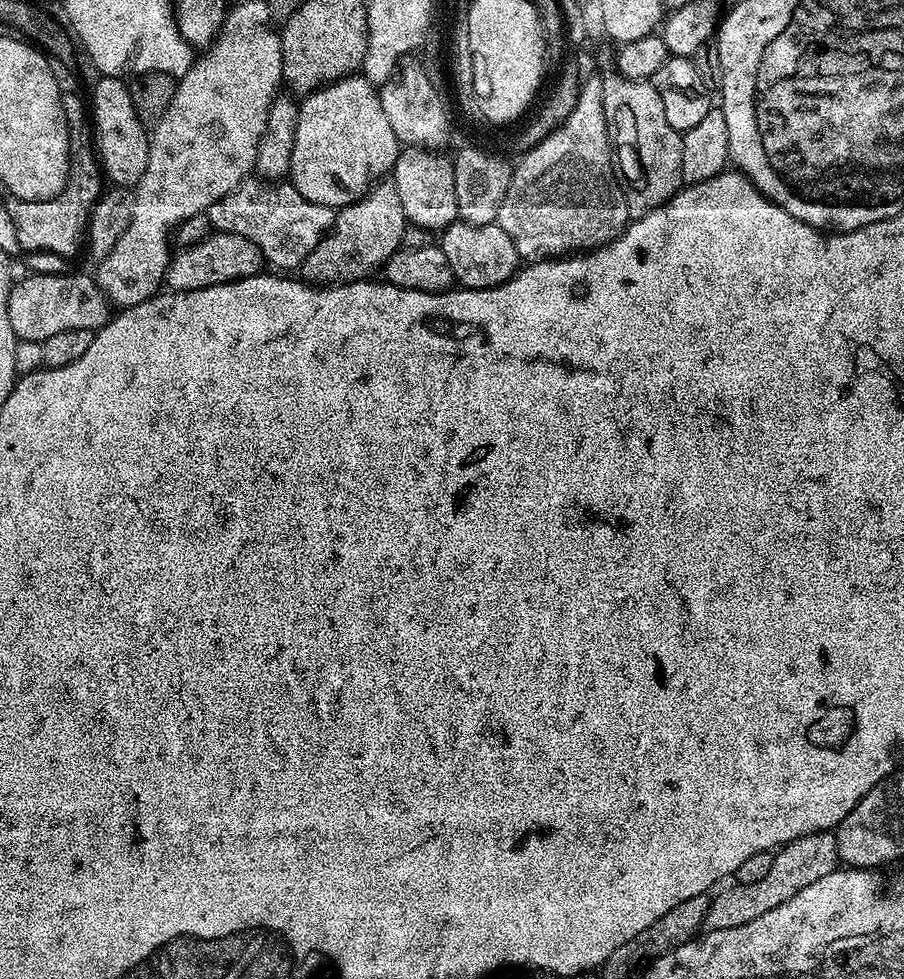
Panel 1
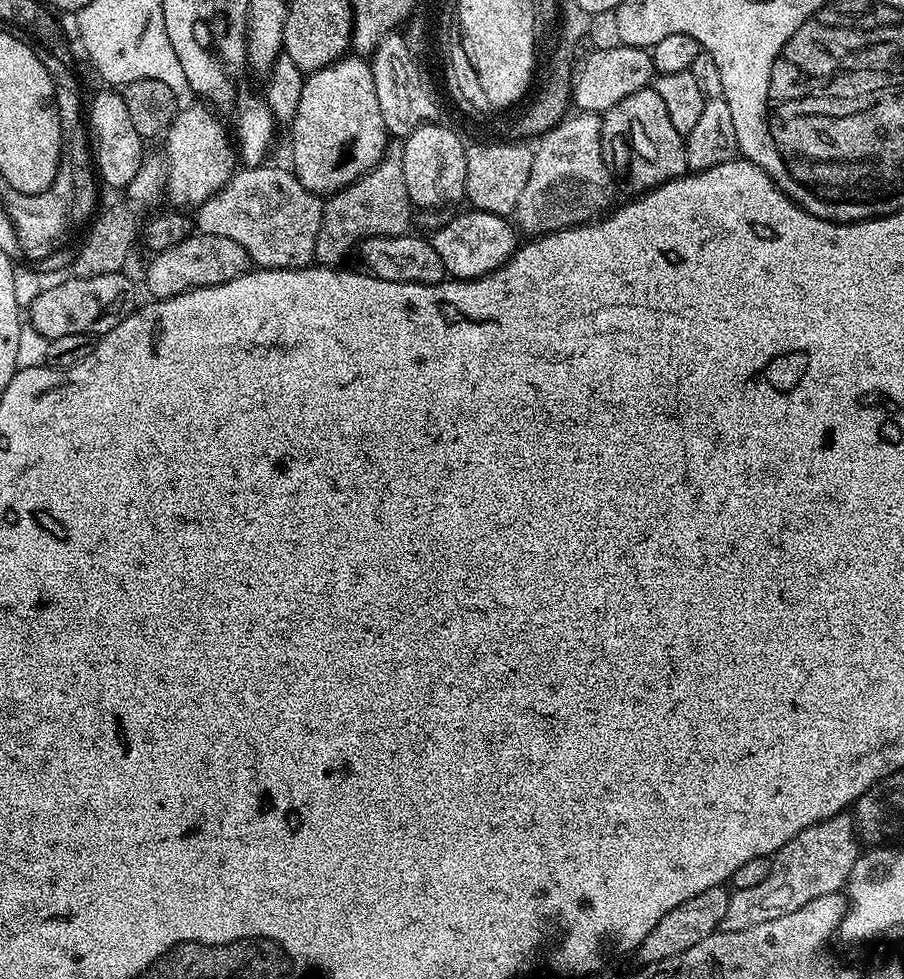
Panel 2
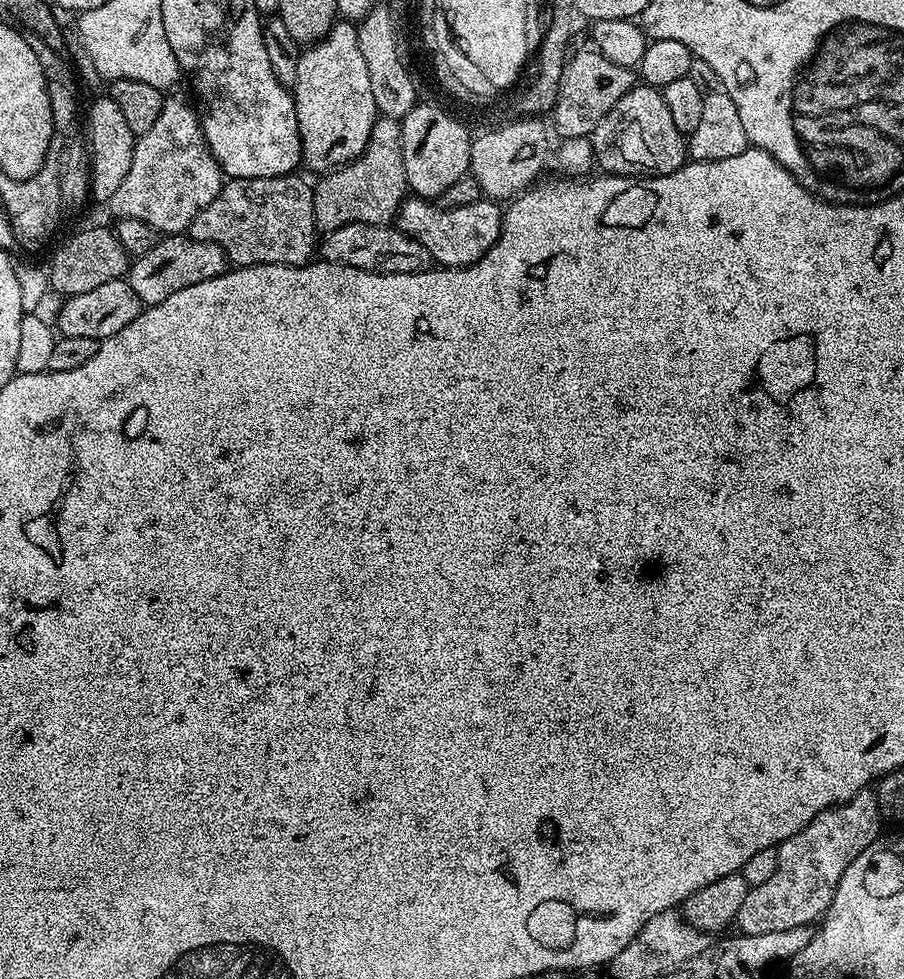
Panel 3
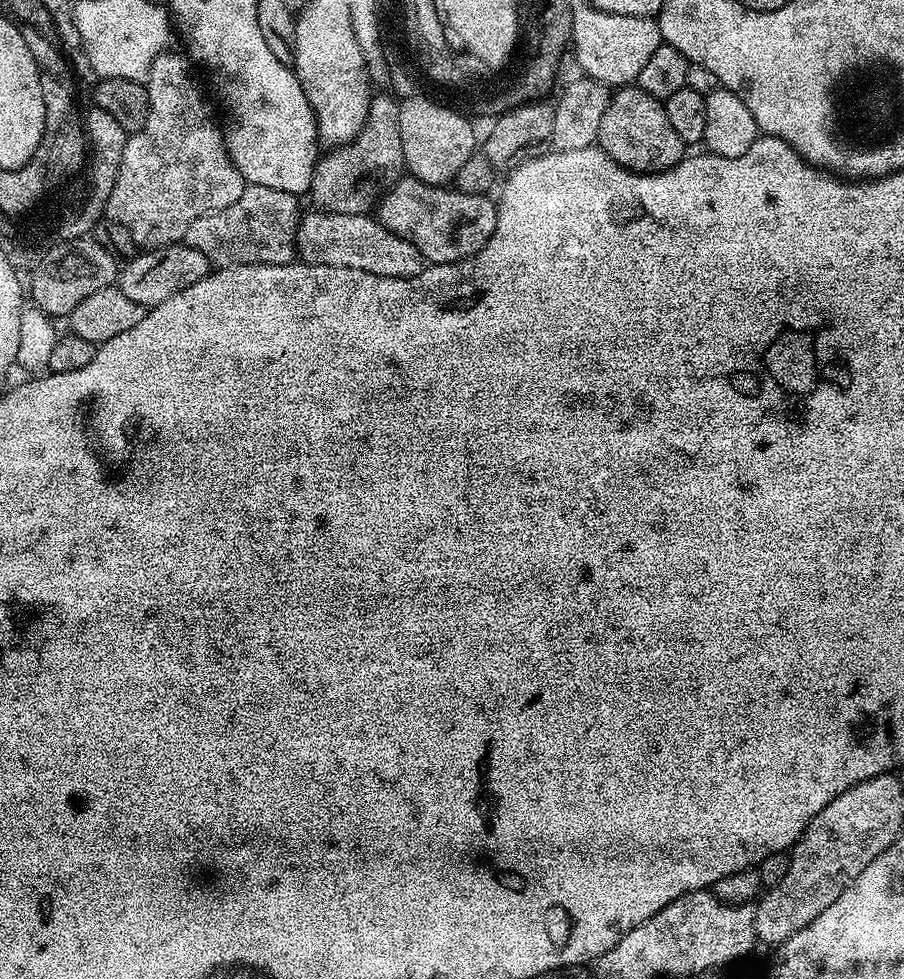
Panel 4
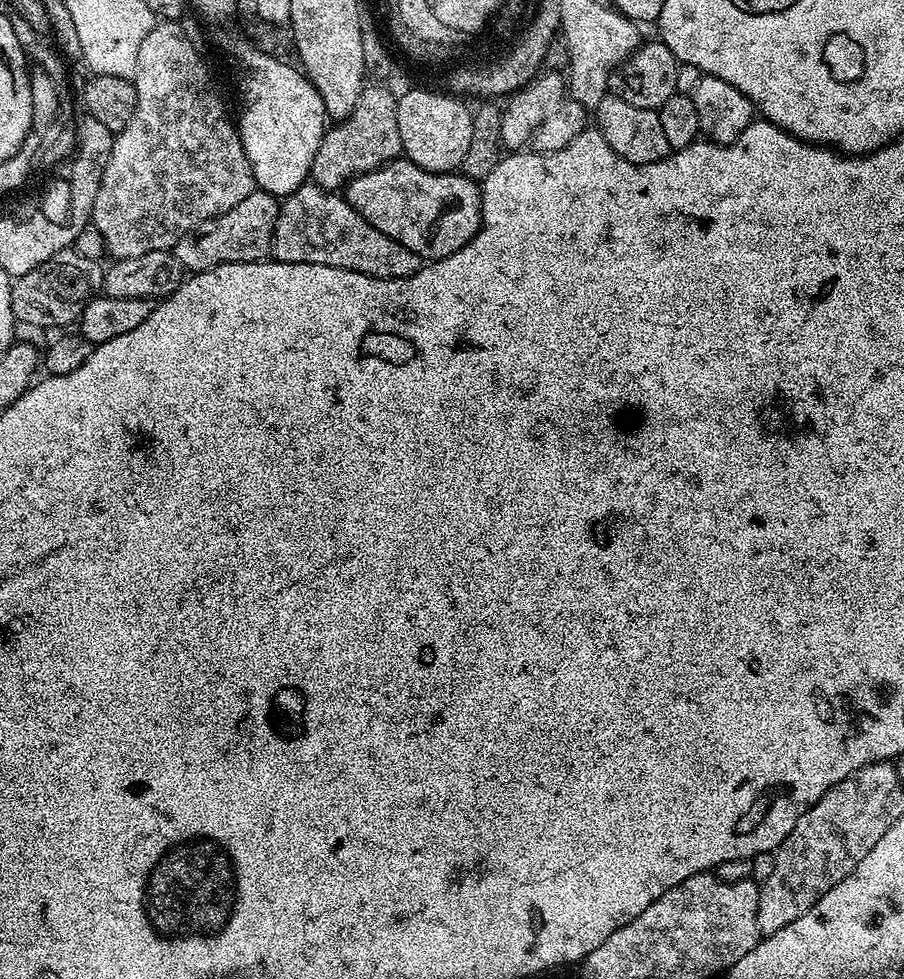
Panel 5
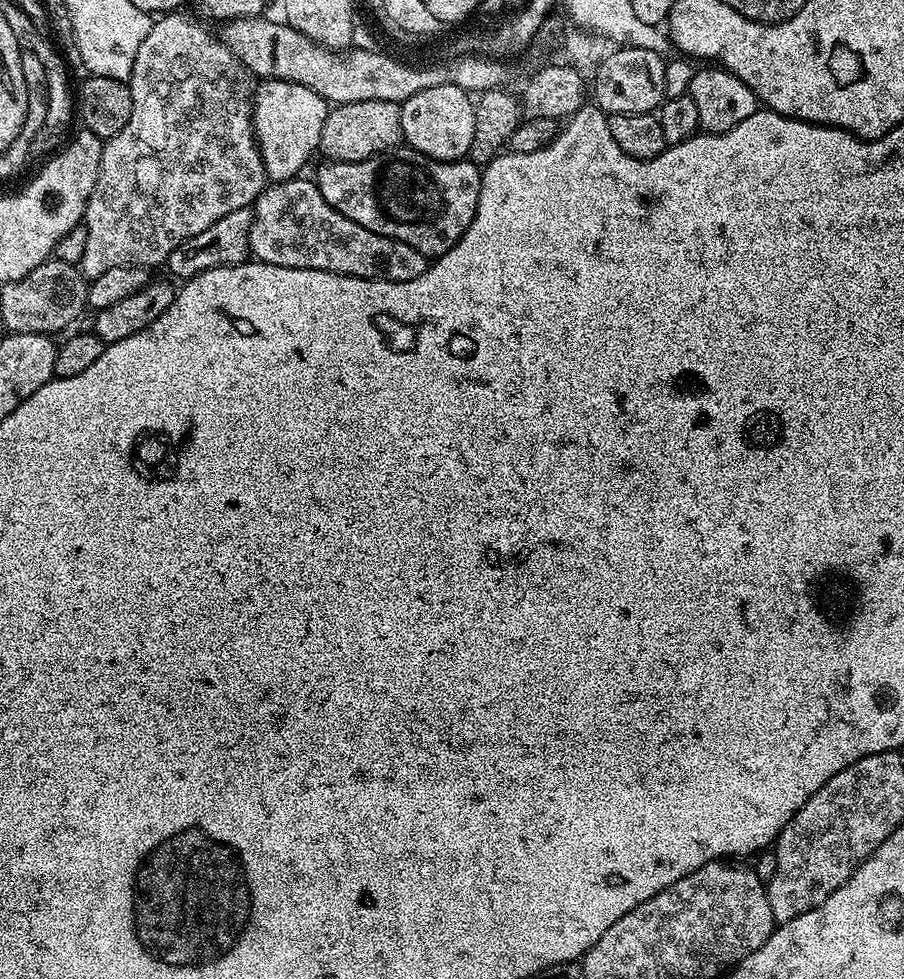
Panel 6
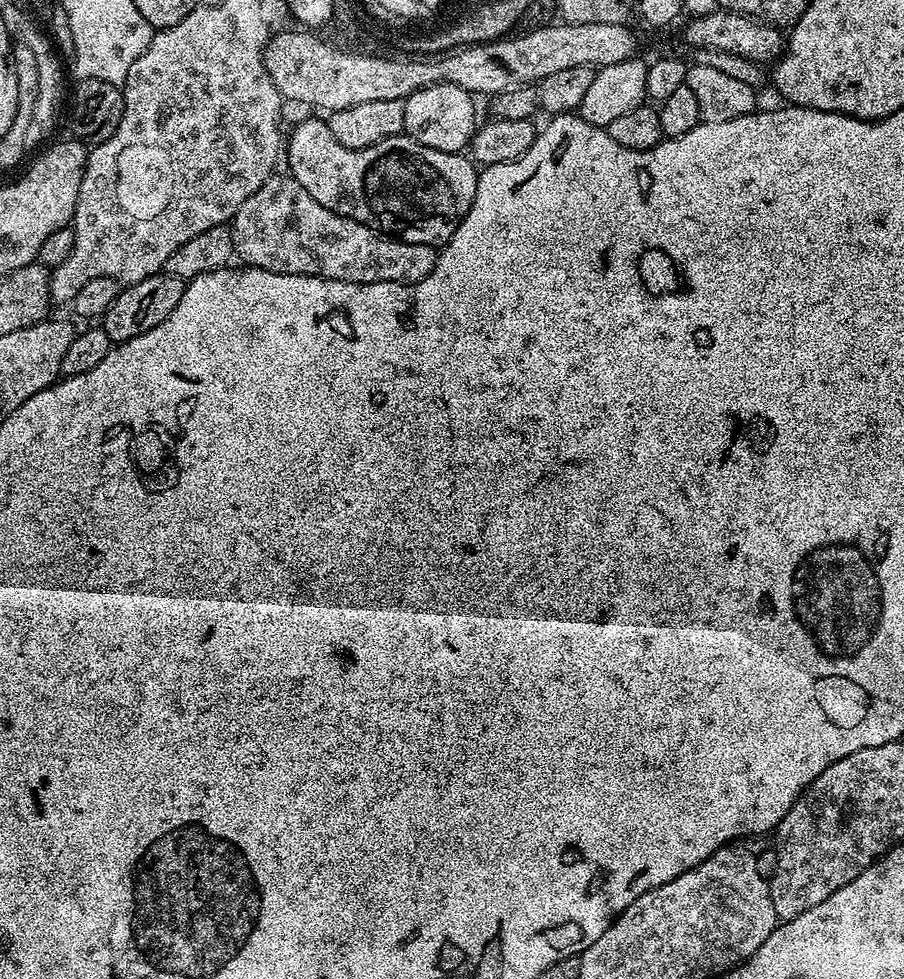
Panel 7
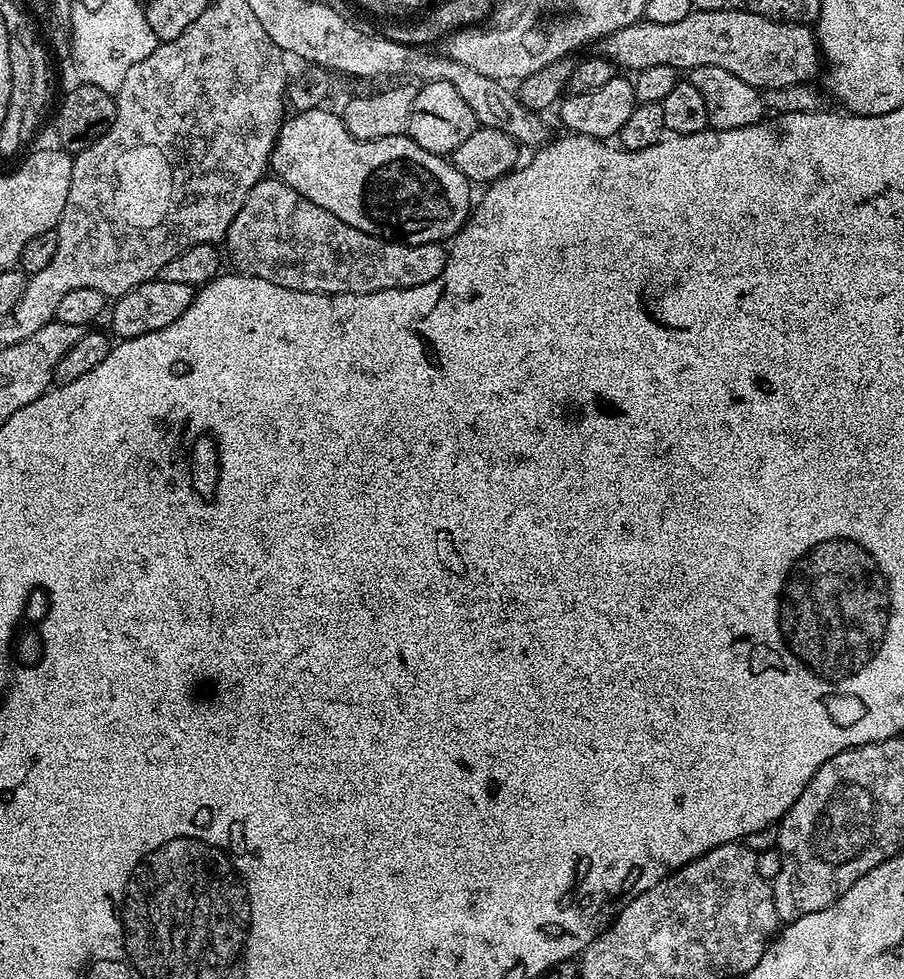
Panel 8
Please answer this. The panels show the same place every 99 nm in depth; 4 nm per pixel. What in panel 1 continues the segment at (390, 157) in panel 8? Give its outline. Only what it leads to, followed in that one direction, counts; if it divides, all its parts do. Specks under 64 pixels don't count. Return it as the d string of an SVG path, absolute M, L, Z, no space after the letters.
M457 219L455 224L443 229L439 236L438 246L442 254L446 254L452 279L459 287L493 288L512 279L521 267L522 261L518 250L514 250L514 242L510 242L506 230L502 230L497 223L474 226L467 224L465 220Z

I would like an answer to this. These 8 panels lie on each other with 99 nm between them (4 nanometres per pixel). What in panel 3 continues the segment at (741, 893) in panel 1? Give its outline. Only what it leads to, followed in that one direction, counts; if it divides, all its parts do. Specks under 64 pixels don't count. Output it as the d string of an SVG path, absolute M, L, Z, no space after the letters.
M872 790L860 792L844 804L835 804L834 807L819 812L805 828L798 830L798 834L786 838L778 845L776 848L778 870L774 870L774 874L769 880L762 882L762 886L749 888L746 902L742 902L742 910L738 910L736 915L735 927L740 927L737 929L743 935L749 936L774 934L778 930L794 930L815 925L828 911L846 866L850 866L850 862L854 862L854 858L858 858L858 854L866 850L866 846L881 839L880 823L882 823L880 804L877 803L876 793Z

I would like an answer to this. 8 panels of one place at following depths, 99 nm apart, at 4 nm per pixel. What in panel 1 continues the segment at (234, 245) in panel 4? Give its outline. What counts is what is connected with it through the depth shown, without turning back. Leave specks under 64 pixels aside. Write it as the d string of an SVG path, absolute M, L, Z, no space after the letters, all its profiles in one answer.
M249 178L243 180L241 184L226 198L214 202L209 206L206 213L208 221L212 223L213 229L218 232L229 232L238 234L242 238L250 238L254 246L264 255L265 261L269 265L273 264L273 269L288 270L284 268L299 269L300 263L318 246L318 242L323 236L327 236L332 231L332 223L336 221L337 209L330 206L318 206L318 202L310 202L298 194L298 190L290 182L277 182L263 178Z

